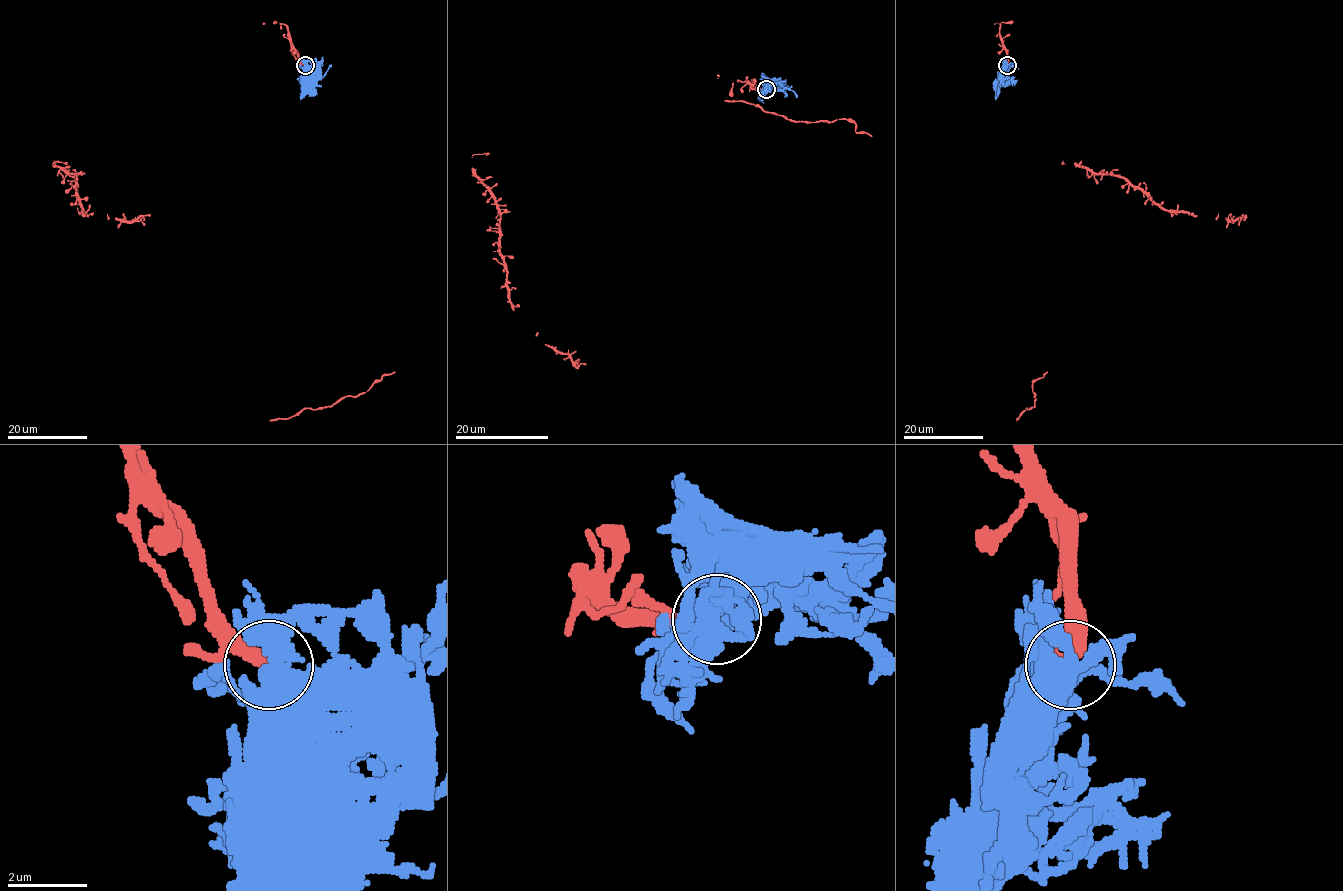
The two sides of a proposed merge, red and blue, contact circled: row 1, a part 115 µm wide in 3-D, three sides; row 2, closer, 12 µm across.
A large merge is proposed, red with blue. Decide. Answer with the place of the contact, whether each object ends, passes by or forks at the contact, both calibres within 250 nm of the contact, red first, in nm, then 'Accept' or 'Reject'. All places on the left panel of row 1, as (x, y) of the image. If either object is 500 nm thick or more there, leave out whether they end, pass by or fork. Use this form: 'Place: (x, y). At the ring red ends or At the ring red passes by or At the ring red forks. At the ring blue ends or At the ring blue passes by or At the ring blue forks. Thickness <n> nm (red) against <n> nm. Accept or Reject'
Place: (305, 65). At the ring red ends. At the ring blue ends. Thickness 400 nm (red) against 420 nm. Reject

